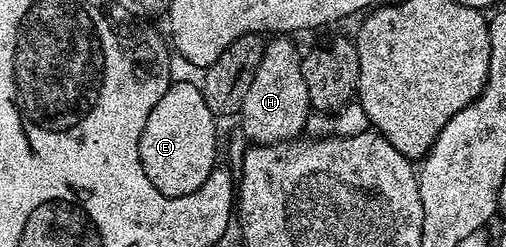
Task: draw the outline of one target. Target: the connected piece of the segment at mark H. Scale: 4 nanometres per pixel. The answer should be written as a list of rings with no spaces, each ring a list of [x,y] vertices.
[[[277,34],[266,43],[263,62],[255,70],[255,82],[251,82],[247,98],[243,98],[241,128],[254,145],[289,144],[305,132],[305,123],[311,118],[307,82],[301,69],[302,53],[289,40],[292,39],[288,35]]]

